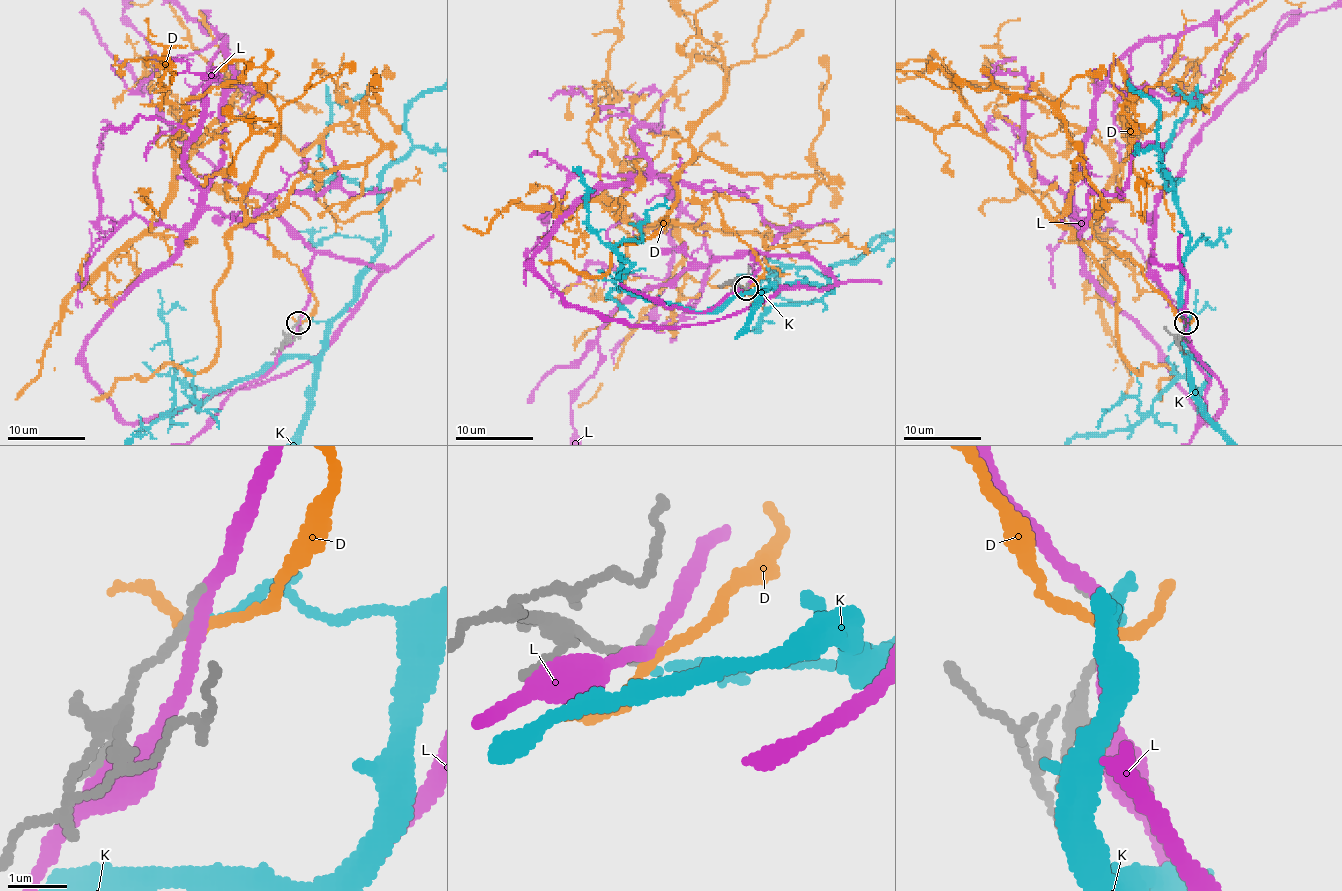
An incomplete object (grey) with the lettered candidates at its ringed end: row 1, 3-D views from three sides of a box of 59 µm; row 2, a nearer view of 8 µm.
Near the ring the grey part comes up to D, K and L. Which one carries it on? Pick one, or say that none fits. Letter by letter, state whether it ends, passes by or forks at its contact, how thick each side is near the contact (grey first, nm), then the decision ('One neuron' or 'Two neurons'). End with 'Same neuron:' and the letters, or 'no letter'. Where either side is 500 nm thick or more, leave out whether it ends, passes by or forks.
D: It passes by. Thickness 200 nm (grey) against 150 nm. Two neurons
K: It ends there. Thickness 200 nm (grey) against 140 nm. One neuron
L: It passes by. Thickness 200 nm (grey) against 240 nm. Two neurons
Same neuron: K

